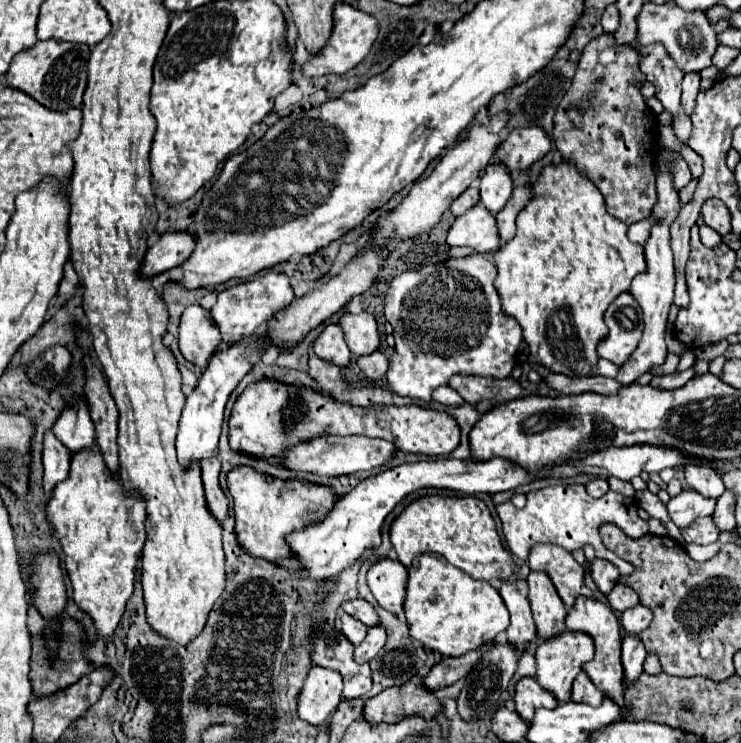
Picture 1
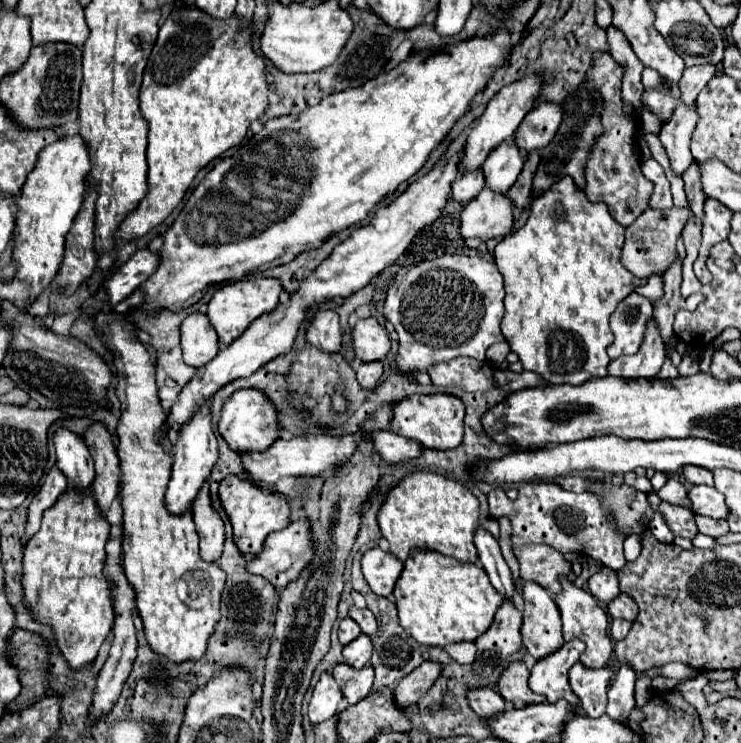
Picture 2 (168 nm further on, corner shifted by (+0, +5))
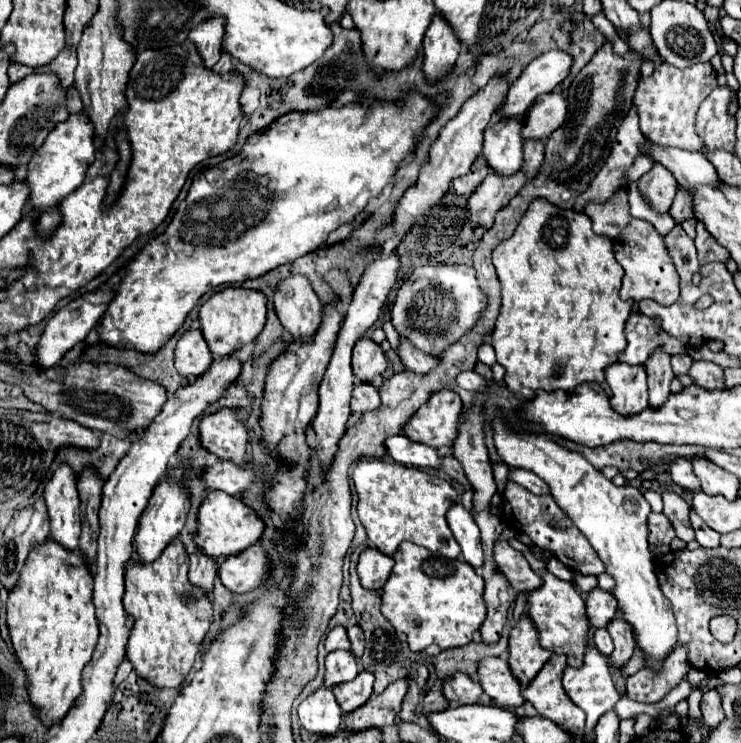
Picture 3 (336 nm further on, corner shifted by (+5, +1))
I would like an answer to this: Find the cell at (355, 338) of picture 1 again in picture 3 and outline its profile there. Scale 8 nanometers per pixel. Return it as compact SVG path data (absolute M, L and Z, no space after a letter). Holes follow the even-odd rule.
M370 338L358 340L352 352L352 370L360 382L372 382L386 370L386 356L382 348Z

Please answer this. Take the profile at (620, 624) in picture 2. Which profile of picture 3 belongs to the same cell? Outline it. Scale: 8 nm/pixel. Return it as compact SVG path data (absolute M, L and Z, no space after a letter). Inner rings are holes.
M600 628L600 630L596 630L596 632L594 632L594 646L596 646L604 656L610 656L610 652L612 652L614 644L612 644L612 640L610 640L608 630Z

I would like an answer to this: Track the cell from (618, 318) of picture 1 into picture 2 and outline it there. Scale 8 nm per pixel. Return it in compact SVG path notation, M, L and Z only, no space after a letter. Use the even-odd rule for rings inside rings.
M629 294L627 300L619 302L611 314L611 330L615 334L613 344L607 348L609 358L619 358L625 354L635 354L643 340L645 322L651 318L653 306L647 298L639 294Z

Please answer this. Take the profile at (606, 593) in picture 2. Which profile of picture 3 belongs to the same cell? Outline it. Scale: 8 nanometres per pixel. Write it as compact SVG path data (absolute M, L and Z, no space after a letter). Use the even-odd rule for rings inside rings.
M594 588L586 598L586 616L590 628L606 628L616 618L616 600L600 588Z

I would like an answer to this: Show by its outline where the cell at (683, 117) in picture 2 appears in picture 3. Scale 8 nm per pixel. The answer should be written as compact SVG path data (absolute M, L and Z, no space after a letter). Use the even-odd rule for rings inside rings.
M654 164L652 170L638 180L638 192L644 196L652 210L664 214L672 206L676 184L678 182L674 180L674 176L670 176L670 172L662 168L662 164Z

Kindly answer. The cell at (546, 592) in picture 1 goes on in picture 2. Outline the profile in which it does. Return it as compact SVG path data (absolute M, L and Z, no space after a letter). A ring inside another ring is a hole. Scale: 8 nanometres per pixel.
M525 582L523 600L523 646L535 660L539 660L565 642L561 634L561 616L549 592L535 582Z

